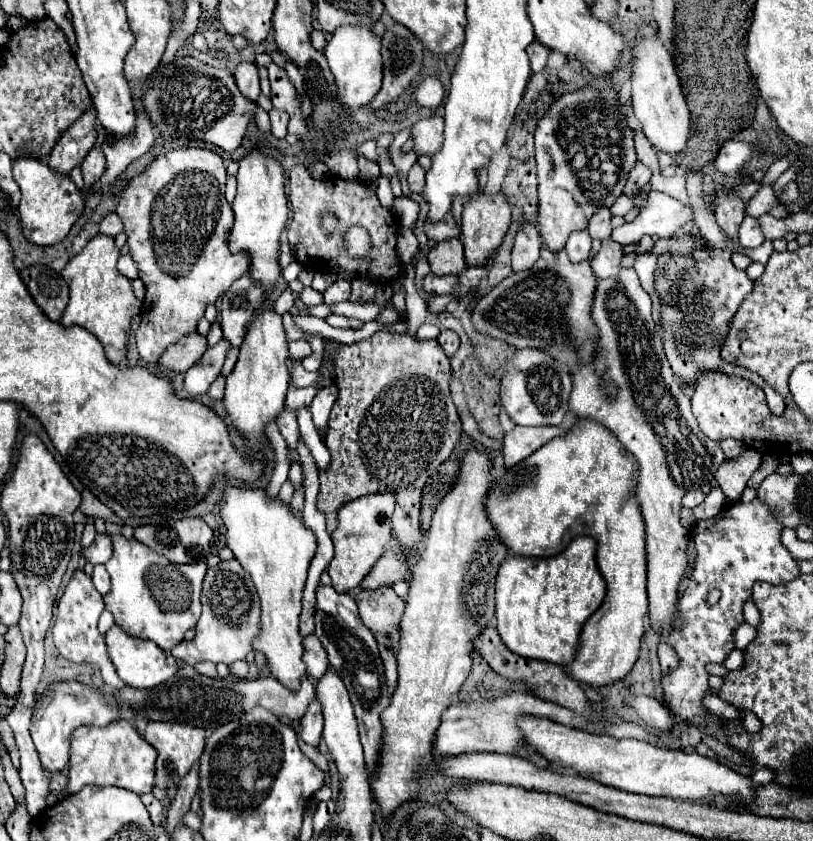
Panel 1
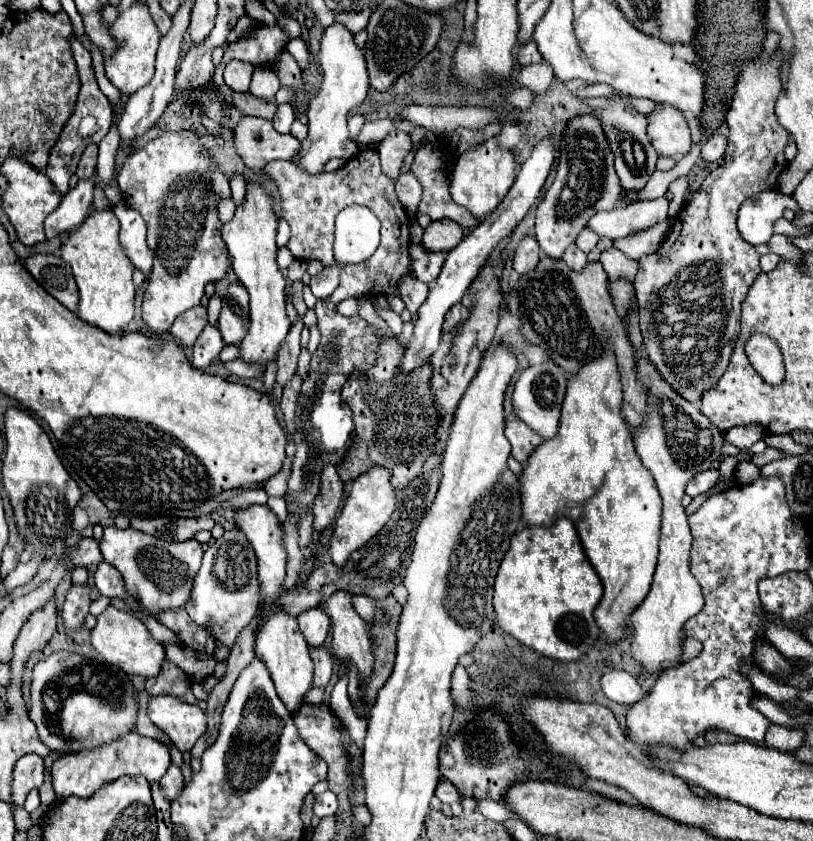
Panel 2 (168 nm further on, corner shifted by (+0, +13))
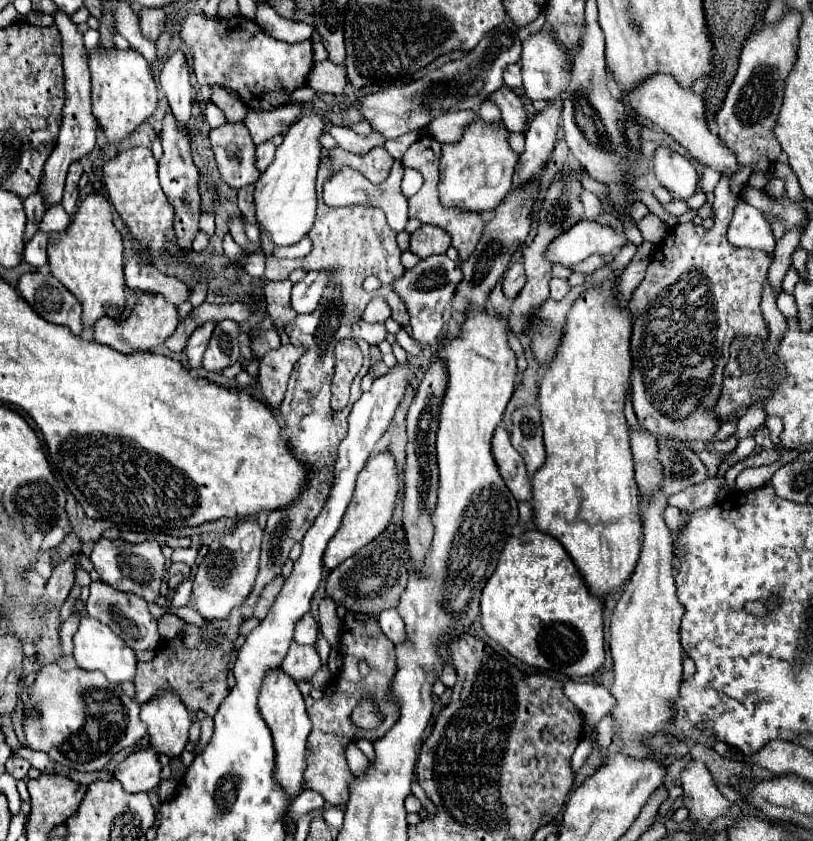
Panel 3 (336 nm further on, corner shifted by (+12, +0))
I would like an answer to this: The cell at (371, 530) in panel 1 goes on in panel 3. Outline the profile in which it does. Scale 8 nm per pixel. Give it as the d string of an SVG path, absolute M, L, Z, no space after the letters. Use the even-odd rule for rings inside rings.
M385 449L385 451L371 455L357 477L355 493L351 497L351 503L349 503L345 515L343 515L341 527L337 529L337 533L333 535L333 539L329 541L329 545L325 549L323 563L329 569L335 569L339 563L353 557L361 547L365 547L369 541L373 541L377 535L381 535L387 529L387 525L393 519L397 491L399 491L397 465L395 465L395 457L391 455L391 451Z

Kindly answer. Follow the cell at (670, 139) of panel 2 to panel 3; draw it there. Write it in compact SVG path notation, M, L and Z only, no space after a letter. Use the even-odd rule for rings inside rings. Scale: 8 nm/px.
M669 147L657 149L653 157L653 171L659 183L683 201L697 191L697 185L699 185L697 169L689 159L671 151Z

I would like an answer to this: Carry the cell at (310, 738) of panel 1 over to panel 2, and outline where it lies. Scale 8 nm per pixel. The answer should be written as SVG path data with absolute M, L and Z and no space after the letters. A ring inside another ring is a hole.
M325 646L321 648L311 648L311 658L315 662L315 672L313 672L313 688L327 688L331 670L333 670L333 658Z

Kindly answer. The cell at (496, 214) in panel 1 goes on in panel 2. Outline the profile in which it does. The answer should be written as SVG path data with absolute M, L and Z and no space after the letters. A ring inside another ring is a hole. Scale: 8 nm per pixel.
M489 138L479 148L469 150L459 156L453 170L453 180L451 180L453 200L461 204L463 208L467 208L479 222L483 222L503 202L509 188L513 186L515 166L517 166L515 156L509 150L499 148L495 138Z

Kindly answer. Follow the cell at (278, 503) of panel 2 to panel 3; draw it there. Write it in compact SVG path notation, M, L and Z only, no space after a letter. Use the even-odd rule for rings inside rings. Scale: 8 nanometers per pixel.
M243 521L233 533L221 535L209 545L209 553L197 567L193 595L195 595L195 611L201 613L203 619L227 619L229 611L245 601L245 597L253 589L253 581L259 569L259 549L261 549L263 529L257 521Z

